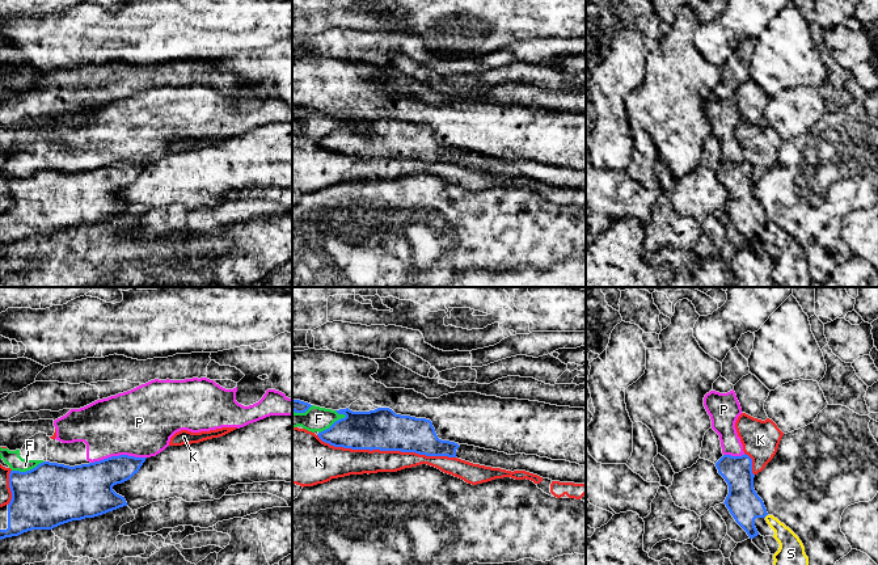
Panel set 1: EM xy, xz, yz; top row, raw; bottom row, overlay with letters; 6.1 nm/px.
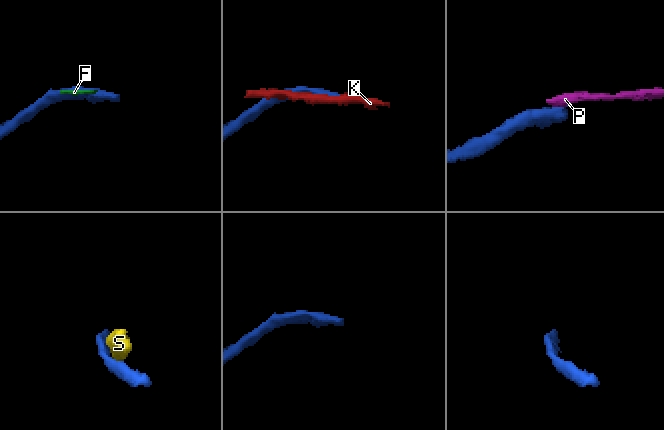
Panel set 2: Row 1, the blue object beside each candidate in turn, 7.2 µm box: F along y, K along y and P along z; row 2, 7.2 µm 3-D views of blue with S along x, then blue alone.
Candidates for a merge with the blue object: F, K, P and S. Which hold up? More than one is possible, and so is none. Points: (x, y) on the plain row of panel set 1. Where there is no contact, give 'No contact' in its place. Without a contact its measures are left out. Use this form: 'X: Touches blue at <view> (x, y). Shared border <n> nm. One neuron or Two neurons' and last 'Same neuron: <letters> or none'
F: Touches blue at xz (333, 130). Shared border 200 nm. Two neurons
K: Touches blue at xz (385, 156). Shared border 850 nm. Two neurons
P: Touches blue at xy (119, 161). Shared border 340 nm. Two neurons
S: Touches blue at yz (765, 222). Shared border 30 nm. Two neurons
Same neuron: none

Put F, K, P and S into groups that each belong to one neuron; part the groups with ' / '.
F P / K / S

